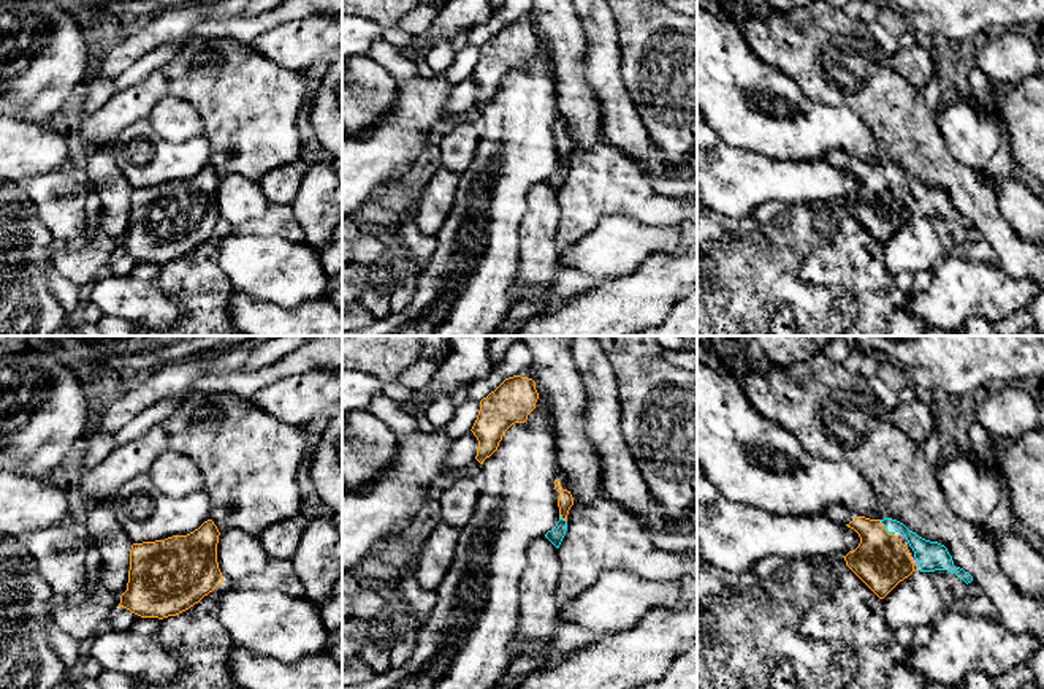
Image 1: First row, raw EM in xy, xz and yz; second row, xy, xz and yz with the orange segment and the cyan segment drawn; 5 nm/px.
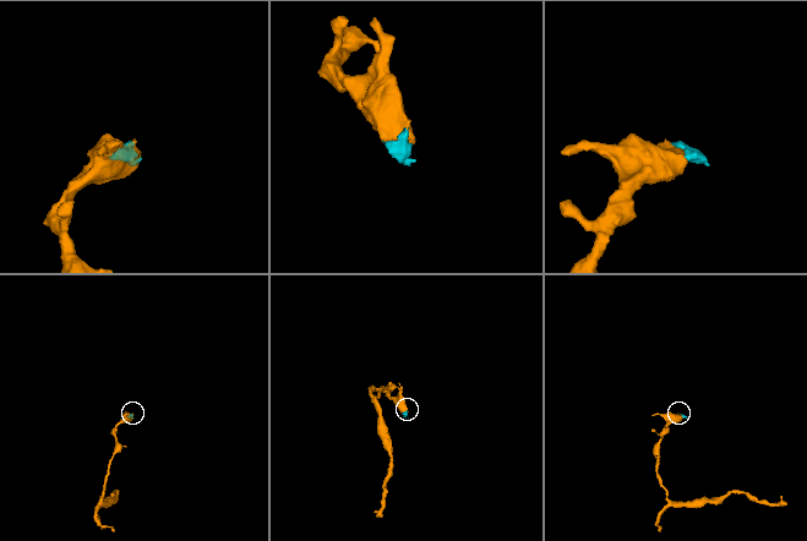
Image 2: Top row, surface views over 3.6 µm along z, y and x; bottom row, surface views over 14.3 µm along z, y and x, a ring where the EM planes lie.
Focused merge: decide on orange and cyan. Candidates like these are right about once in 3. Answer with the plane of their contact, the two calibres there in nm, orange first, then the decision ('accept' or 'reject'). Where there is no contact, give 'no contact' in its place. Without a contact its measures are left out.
yz | 280/130 nm | accept

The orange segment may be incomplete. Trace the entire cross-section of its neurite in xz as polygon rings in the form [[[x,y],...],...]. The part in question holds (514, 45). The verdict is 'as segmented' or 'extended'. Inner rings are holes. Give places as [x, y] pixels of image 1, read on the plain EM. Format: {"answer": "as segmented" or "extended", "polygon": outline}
{"answer": "as segmented", "polygon": [[[513,21],[480,46],[480,55],[471,74],[478,86],[475,105],[480,109],[497,95],[504,78],[512,70],[528,65],[537,44],[535,27]]]}

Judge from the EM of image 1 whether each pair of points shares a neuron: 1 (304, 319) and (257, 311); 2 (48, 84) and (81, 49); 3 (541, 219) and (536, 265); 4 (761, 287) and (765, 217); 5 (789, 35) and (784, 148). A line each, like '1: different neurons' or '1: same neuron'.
1: same neuron
2: same neuron
3: same neuron
4: same neuron
5: different neurons

